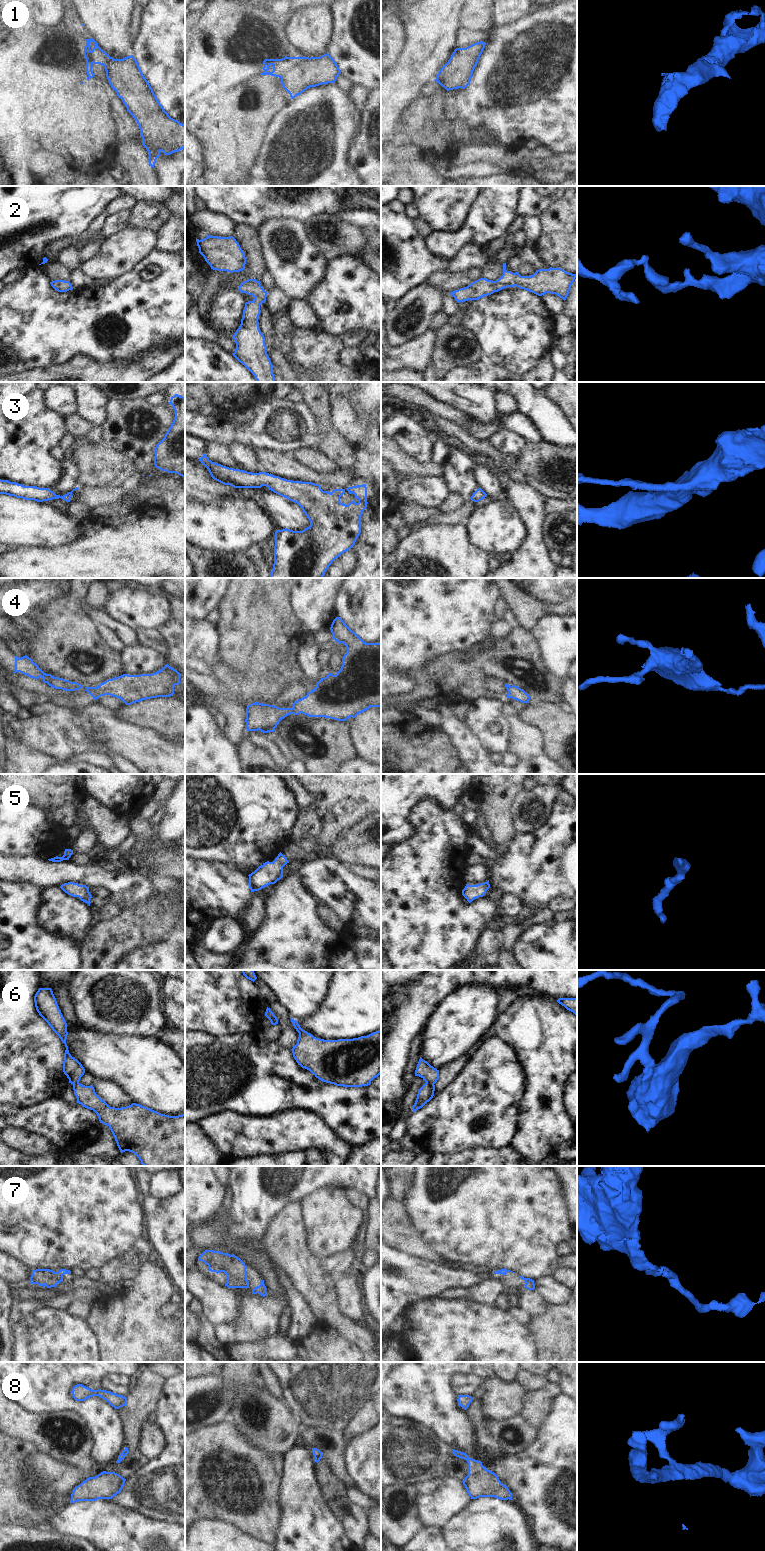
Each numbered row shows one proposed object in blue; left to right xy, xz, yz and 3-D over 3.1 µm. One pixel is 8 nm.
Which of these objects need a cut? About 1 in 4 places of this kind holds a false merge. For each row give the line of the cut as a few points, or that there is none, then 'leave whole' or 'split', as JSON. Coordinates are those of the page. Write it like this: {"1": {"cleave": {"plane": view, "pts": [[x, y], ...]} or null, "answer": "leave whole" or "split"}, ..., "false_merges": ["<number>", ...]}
{"1": {"cleave": null, "answer": "leave whole"}, "2": {"cleave": null, "answer": "leave whole"}, "3": {"cleave": null, "answer": "leave whole"}, "4": {"cleave": null, "answer": "leave whole"}, "5": {"cleave": null, "answer": "leave whole"}, "6": {"cleave": {"plane": "yz", "pts": [[426, 1082], [433, 1084]]}, "answer": "split"}, "7": {"cleave": null, "answer": "leave whole"}, "8": {"cleave": null, "answer": "leave whole"}, "false_merges": ["6"]}

